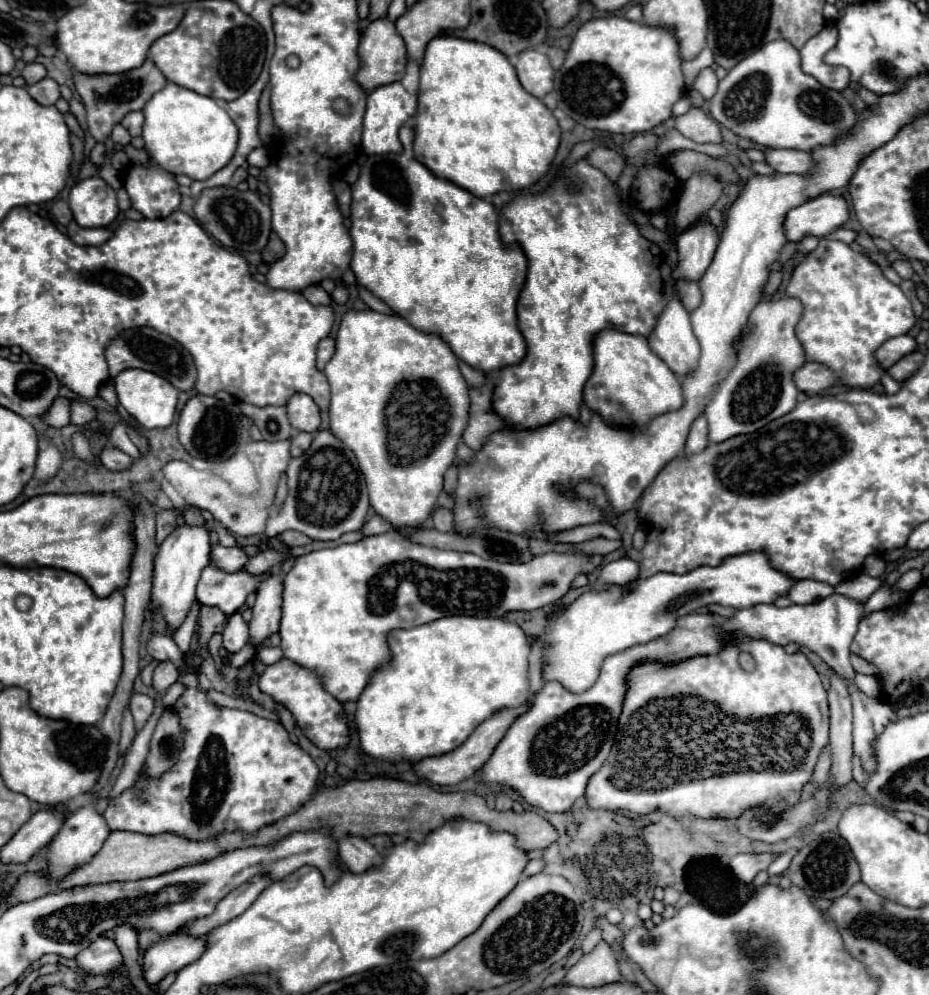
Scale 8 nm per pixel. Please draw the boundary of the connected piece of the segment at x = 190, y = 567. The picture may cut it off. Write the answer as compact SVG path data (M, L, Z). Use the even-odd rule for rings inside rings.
M177 527L161 545L155 555L153 569L153 589L151 589L151 609L157 609L167 623L167 631L173 633L185 621L191 605L195 603L195 585L201 571L209 565L209 531L205 527Z

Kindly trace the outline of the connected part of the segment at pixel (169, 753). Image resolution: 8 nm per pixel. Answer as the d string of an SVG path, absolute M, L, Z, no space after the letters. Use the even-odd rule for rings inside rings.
M167 707L161 719L155 725L149 753L145 757L145 779L159 779L167 769L173 769L179 753L183 749L183 733L179 713L173 707Z

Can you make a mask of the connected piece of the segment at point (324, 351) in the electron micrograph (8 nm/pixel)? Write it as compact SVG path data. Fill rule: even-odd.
M331 337L323 339L323 341L319 343L319 347L317 347L317 369L319 369L319 371L323 371L323 367L325 367L327 361L333 357L333 353L335 353L335 341L333 341Z

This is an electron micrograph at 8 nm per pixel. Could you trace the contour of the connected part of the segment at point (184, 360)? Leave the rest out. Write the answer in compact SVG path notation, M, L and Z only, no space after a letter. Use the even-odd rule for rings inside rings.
M139 327L139 329L125 329L123 333L119 333L115 339L111 339L111 343L105 347L105 359L109 365L109 375L115 377L117 373L121 373L123 369L145 369L151 373L157 373L161 377L165 377L167 381L171 381L171 385L175 385L179 391L189 391L195 385L197 379L197 369L193 365L191 355L179 345L175 343L171 337L151 329L151 327Z

